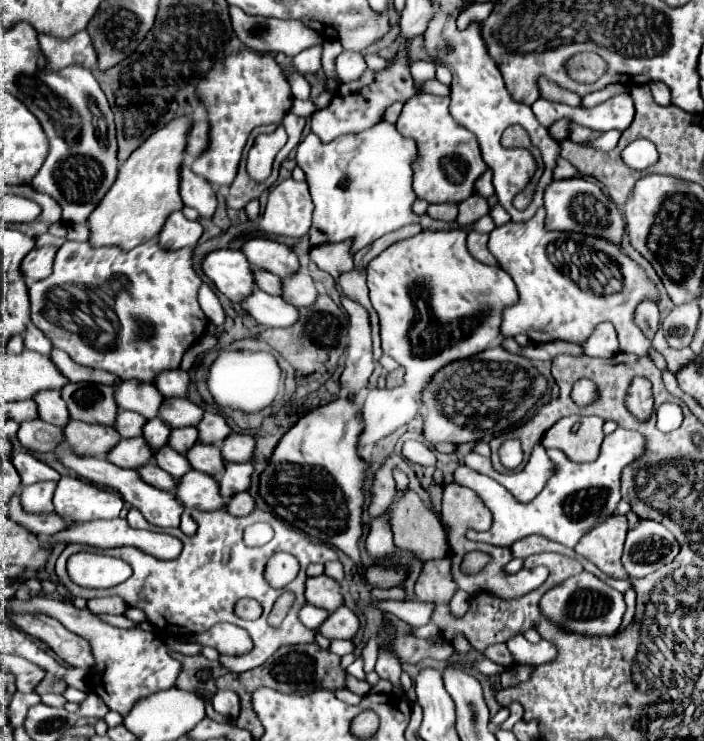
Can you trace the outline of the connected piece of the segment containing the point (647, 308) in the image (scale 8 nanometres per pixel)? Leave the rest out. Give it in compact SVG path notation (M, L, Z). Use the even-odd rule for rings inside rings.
M644 299L642 303L638 303L636 311L634 311L634 321L638 323L638 327L642 329L642 333L652 339L660 327L660 311L658 311L658 303L652 299Z

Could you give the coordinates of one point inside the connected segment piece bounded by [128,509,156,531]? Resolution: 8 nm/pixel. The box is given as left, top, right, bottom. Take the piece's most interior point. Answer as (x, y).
(135, 518)

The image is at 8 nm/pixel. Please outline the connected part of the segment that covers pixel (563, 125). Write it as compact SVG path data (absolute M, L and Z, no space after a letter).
M558 119L558 121L554 121L550 127L548 127L548 133L556 139L556 141L564 141L564 139L568 139L568 135L570 135L570 119Z

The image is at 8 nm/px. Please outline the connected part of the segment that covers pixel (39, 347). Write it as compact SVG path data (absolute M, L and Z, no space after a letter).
M28 325L26 331L24 331L24 347L30 349L30 351L36 351L36 353L42 353L42 355L50 355L52 351L52 341L40 331L36 329L36 325Z

